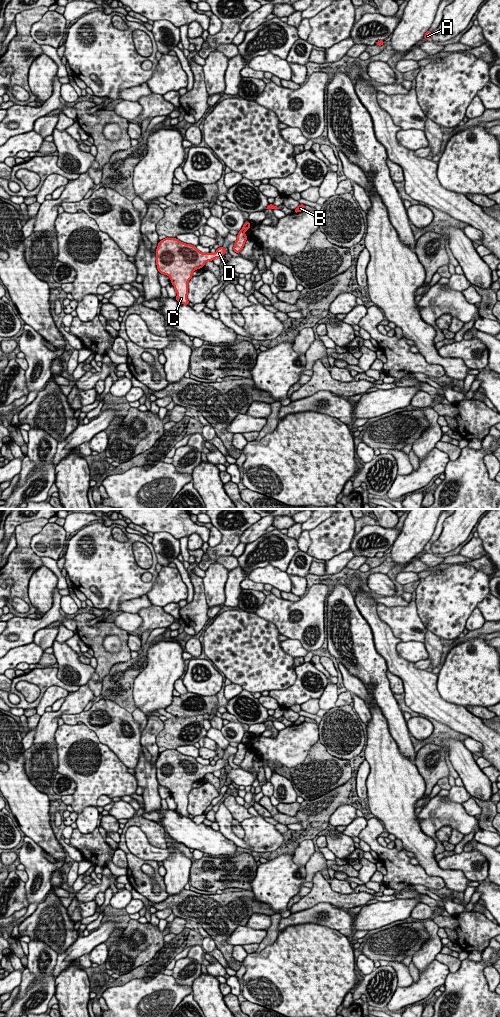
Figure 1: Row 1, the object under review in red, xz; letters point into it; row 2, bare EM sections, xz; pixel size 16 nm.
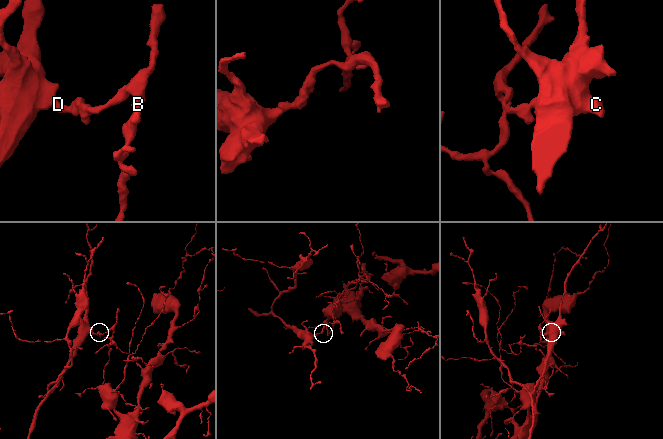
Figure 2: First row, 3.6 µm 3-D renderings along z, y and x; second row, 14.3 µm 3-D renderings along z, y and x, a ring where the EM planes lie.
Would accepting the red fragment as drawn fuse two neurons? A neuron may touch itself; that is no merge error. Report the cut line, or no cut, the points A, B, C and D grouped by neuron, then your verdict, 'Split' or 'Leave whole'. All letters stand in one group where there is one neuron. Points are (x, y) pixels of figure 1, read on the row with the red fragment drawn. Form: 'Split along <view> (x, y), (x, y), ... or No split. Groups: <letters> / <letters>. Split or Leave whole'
Split along xz (241, 230), (243, 232). Groups: A B / C D. Split

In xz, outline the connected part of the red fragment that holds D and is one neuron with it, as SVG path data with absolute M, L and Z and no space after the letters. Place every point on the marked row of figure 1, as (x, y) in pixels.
M177 238L159 241L156 249L156 265L159 273L170 277L171 284L177 293L176 300L188 305L188 282L193 277L192 273L203 268L207 261L221 258L226 249L219 247L215 253L202 253L196 246L186 244Z

